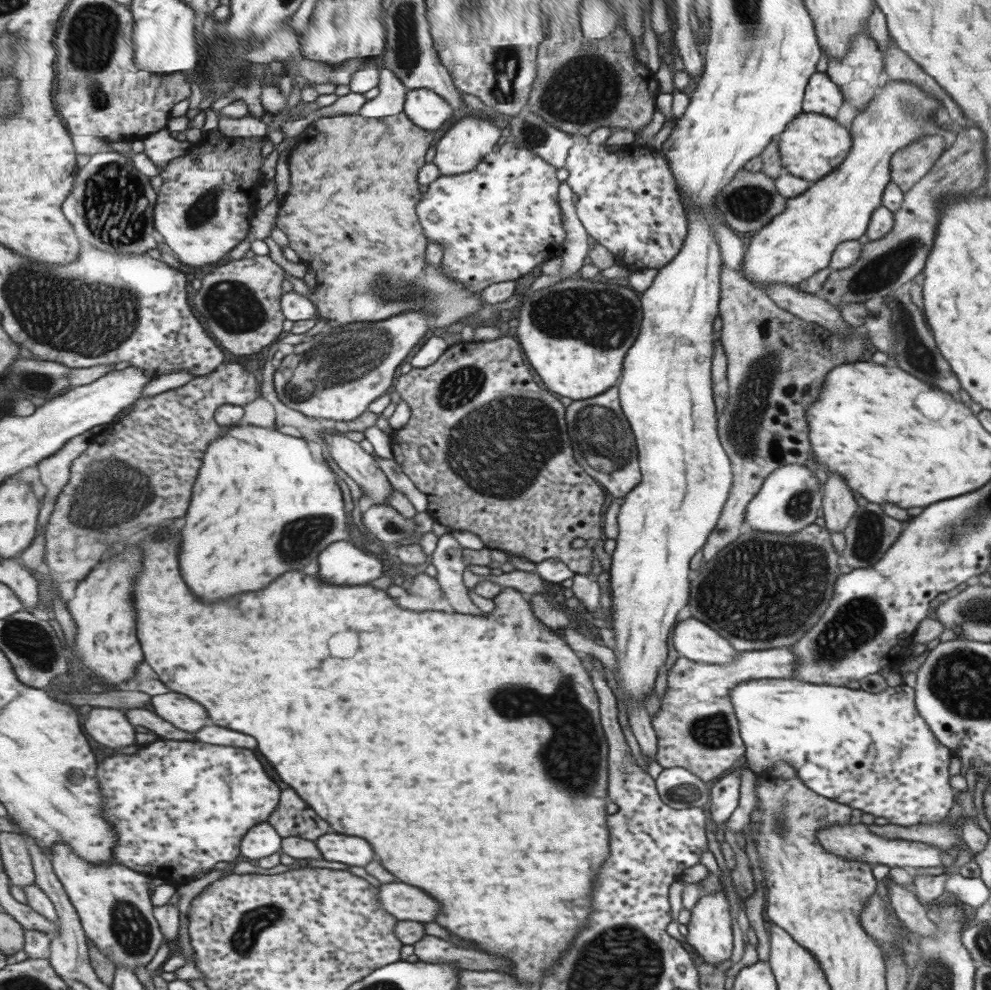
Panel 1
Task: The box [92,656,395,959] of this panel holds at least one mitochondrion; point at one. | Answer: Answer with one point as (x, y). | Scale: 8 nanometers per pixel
(252, 921)

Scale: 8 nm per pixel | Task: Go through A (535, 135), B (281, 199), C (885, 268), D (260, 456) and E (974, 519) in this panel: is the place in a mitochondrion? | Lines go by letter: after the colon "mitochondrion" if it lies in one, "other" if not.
A: mitochondrion
B: other
C: mitochondrion
D: other
E: mitochondrion

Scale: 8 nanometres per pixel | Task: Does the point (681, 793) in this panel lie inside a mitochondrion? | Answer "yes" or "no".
yes

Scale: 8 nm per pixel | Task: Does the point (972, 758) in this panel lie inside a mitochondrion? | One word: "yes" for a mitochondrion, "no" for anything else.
no

